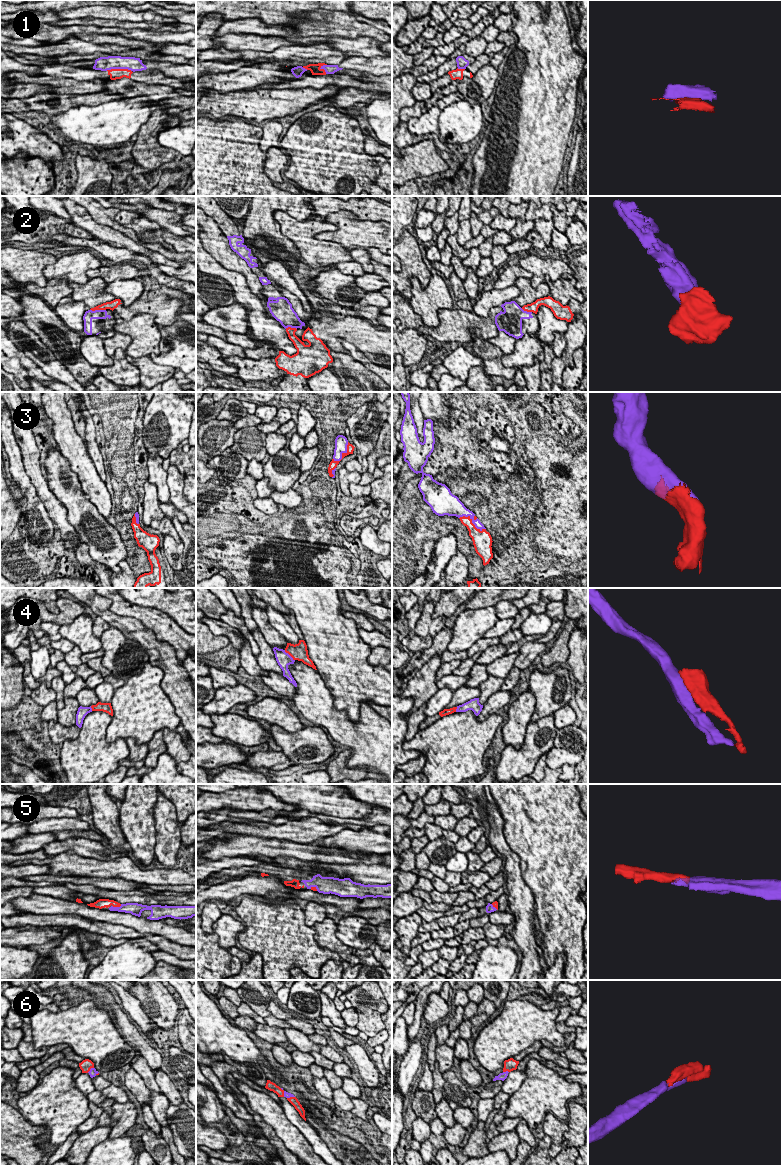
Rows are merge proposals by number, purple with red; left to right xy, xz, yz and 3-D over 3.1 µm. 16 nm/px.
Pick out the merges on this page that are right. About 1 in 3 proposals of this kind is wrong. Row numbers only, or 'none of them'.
3, 5, 6

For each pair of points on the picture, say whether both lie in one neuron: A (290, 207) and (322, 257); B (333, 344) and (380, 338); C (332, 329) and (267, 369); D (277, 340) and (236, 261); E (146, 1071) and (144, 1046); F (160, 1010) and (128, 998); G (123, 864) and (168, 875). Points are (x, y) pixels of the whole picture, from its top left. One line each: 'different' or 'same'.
A: different
B: same
C: different
D: different
E: different
F: different
G: same

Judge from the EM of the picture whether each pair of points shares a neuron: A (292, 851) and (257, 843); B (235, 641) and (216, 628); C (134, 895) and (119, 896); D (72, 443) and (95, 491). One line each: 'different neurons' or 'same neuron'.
A: same neuron
B: same neuron
C: same neuron
D: same neuron

